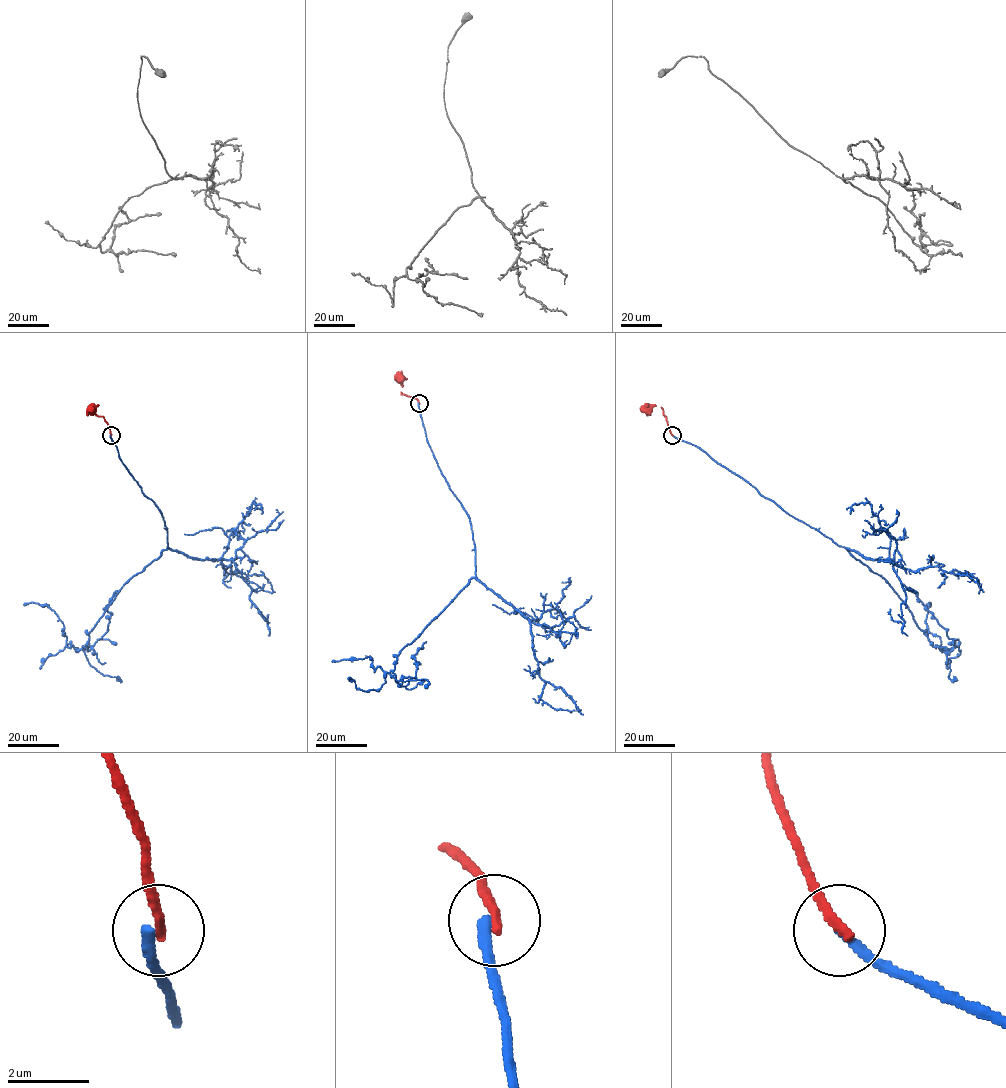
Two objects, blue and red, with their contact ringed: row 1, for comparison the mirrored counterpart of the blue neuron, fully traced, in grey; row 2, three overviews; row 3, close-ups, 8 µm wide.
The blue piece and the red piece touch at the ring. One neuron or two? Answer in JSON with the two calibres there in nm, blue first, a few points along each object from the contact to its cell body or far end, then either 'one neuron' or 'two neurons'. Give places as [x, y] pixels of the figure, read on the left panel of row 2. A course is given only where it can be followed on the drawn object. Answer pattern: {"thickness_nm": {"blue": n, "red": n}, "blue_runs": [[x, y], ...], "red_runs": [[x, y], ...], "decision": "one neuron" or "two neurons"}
{"thickness_nm": {"blue": 260, "red": 260}, "blue_runs": [[110, 434], [161, 512], [167, 548], [125, 584], [87, 646], [66, 645], [64, 625], [46, 605], [23, 605]], "red_runs": [[110, 434], [107, 422], [94, 413], [94, 406], [90, 410]], "decision": "two neurons"}

